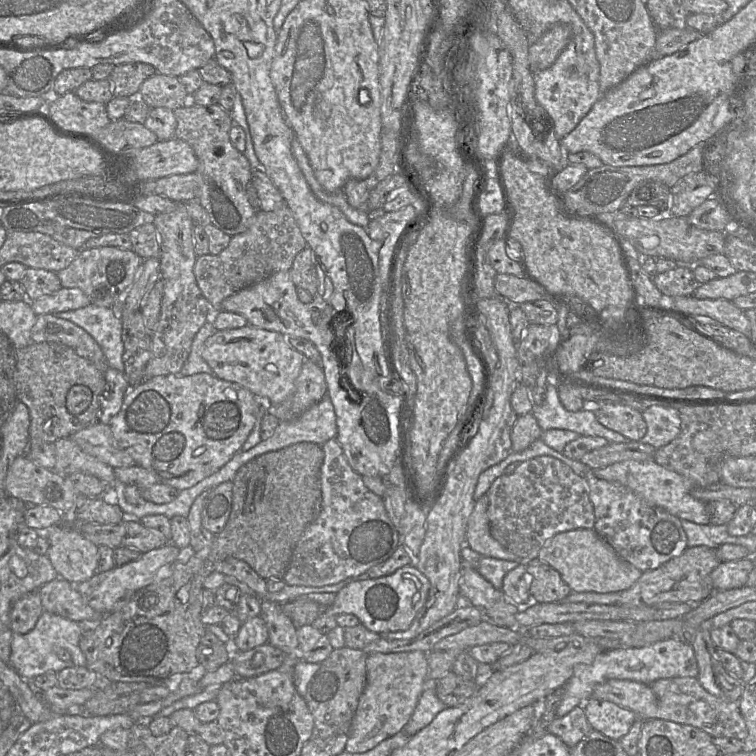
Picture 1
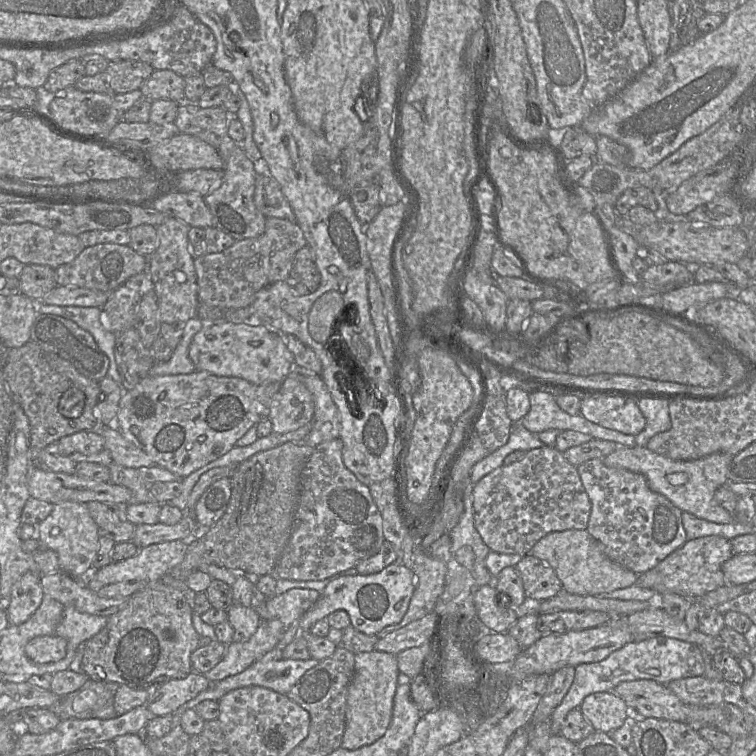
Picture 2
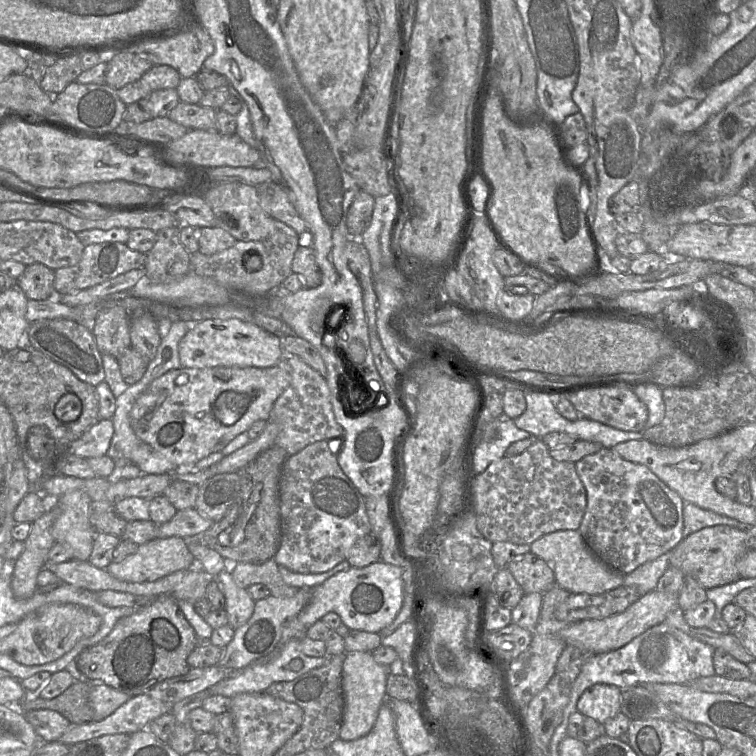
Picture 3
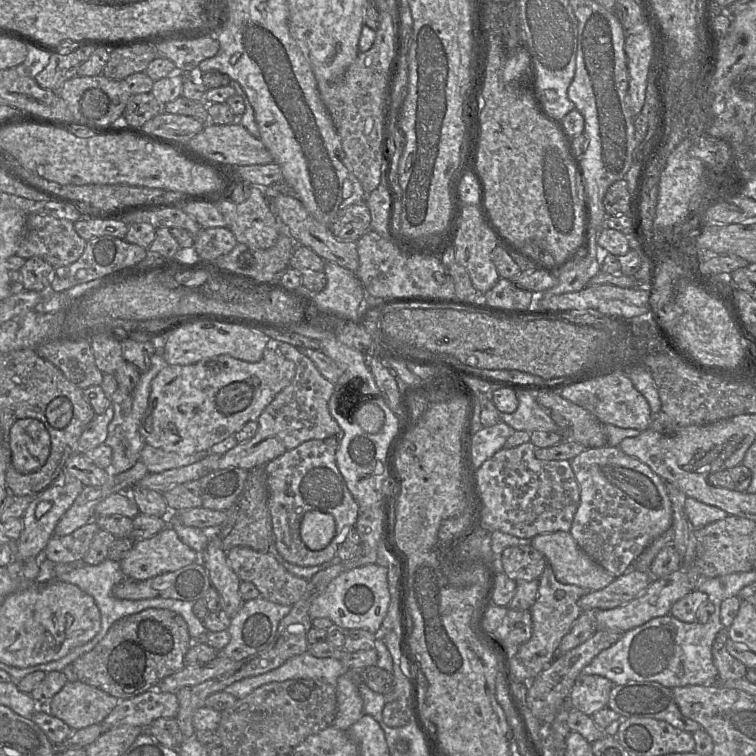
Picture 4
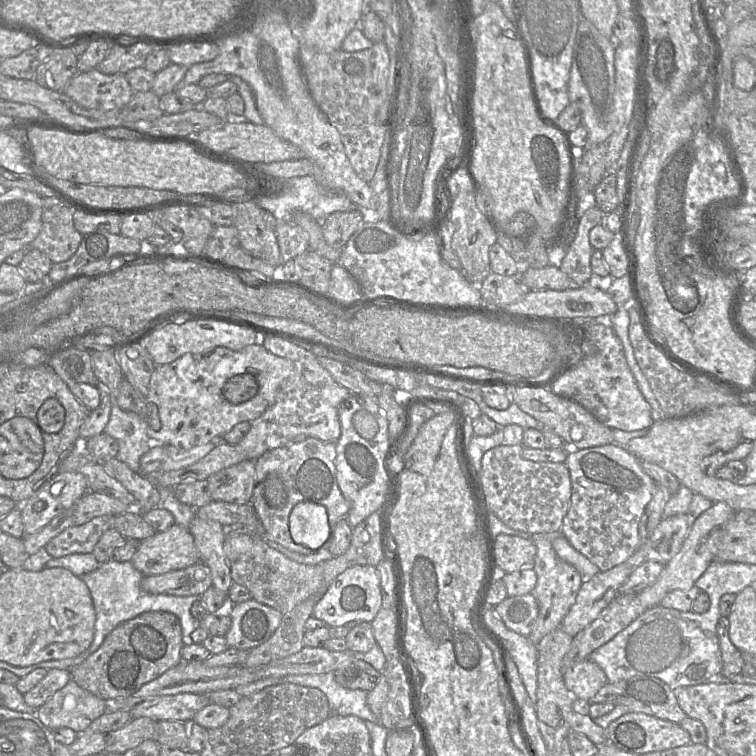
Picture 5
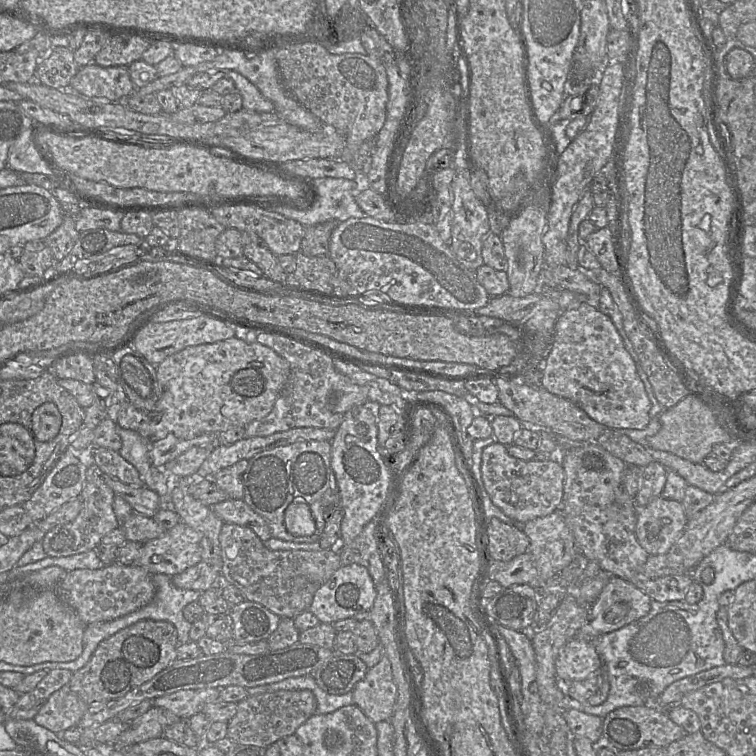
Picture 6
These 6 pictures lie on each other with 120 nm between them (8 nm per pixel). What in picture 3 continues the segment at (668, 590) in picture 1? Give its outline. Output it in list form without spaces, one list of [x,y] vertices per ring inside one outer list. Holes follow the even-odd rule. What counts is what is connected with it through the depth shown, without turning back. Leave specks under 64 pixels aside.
[[[728,525],[703,528],[686,536],[670,551],[669,566],[694,578],[705,589],[723,586],[738,580],[737,562],[748,551],[746,530]]]

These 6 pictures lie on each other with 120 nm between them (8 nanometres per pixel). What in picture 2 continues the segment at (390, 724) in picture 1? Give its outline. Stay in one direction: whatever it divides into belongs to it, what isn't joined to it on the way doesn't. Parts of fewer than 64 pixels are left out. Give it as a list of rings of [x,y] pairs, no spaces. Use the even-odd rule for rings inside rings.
[[[377,650],[355,654],[354,677],[348,686],[342,748],[356,750],[374,743],[385,734],[392,720],[399,673],[397,659],[393,654]]]

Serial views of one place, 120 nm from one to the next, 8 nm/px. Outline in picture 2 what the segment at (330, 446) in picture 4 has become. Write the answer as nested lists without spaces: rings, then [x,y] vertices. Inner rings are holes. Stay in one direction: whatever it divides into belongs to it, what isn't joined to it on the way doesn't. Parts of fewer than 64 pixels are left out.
[[[340,438],[314,448],[301,472],[301,492],[294,514],[294,526],[274,570],[276,578],[317,581],[355,568],[356,564],[377,554],[386,540],[382,513],[369,487],[350,472],[342,460]]]

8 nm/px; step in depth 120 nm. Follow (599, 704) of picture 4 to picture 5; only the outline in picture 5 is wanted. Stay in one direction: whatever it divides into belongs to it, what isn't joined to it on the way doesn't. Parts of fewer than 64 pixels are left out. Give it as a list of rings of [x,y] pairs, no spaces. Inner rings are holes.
[[[587,658],[563,673],[564,683],[574,698],[582,705],[588,705],[597,692],[608,682],[603,669]]]

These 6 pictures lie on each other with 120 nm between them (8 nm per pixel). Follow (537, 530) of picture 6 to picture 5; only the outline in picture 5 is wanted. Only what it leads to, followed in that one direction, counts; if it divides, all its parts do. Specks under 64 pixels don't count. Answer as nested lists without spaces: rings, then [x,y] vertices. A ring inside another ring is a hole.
[[[531,534],[531,540],[537,548],[536,558],[533,569],[537,575],[537,582],[532,591],[535,597],[539,614],[534,623],[532,632],[528,636],[529,640],[537,645],[541,639],[561,627],[561,623],[569,611],[570,607],[575,603],[579,589],[583,583],[583,577],[571,564],[562,561],[555,553],[552,547],[552,536],[558,534]]]

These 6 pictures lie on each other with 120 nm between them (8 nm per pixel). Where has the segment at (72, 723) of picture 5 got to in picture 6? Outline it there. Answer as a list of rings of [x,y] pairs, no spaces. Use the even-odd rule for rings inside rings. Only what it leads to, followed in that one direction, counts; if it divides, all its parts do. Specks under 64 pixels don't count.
[[[65,685],[50,696],[34,720],[55,734],[63,733],[76,728],[87,709],[88,705]]]

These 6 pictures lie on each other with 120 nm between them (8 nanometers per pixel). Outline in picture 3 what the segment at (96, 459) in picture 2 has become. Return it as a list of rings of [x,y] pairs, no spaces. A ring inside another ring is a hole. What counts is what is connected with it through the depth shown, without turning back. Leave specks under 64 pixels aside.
[[[100,419],[97,424],[70,444],[68,452],[83,459],[107,455],[113,433],[112,419]]]

